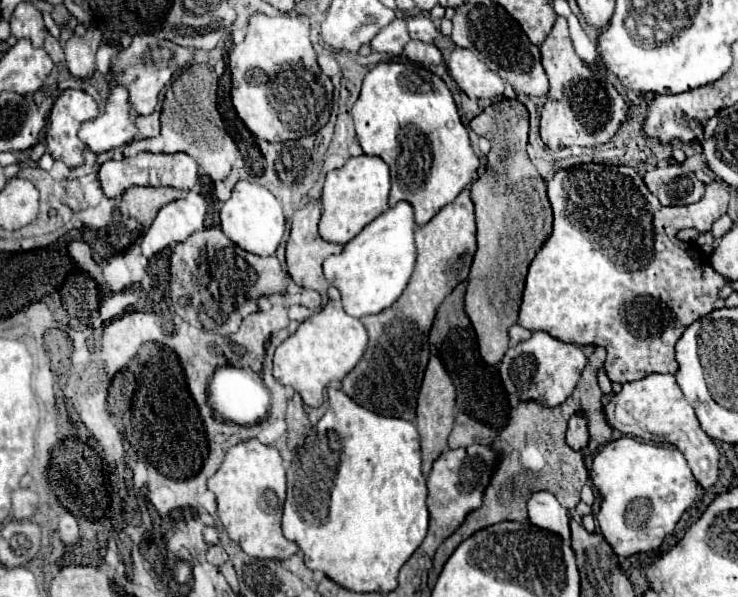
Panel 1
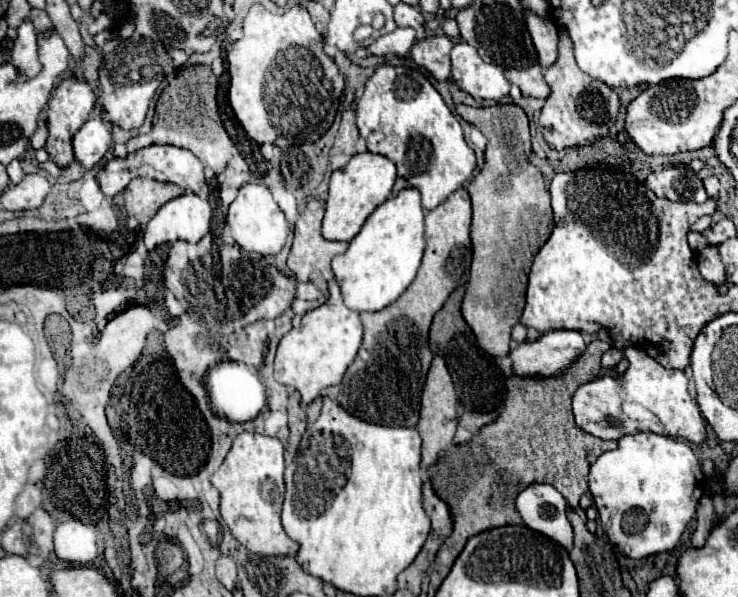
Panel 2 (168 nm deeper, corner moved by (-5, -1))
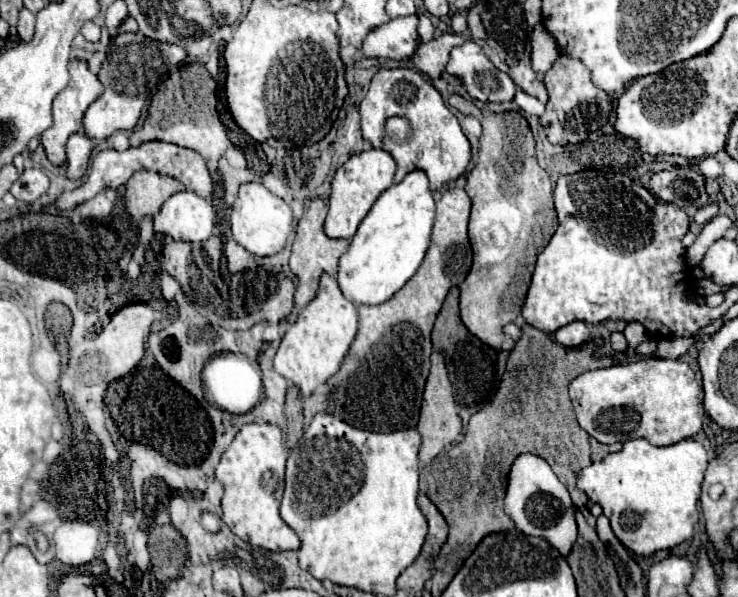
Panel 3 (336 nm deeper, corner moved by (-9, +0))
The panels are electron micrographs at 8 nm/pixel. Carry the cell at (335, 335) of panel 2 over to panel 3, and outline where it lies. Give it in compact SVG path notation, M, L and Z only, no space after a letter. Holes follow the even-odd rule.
M322 274L318 296L300 312L298 320L286 330L276 352L276 372L292 380L302 396L310 396L320 384L326 384L342 366L358 332L358 310L344 298L336 276Z

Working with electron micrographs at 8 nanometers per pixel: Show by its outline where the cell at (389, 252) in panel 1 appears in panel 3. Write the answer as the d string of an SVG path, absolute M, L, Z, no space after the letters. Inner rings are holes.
M422 170L410 172L400 184L392 184L374 202L350 248L340 256L338 284L342 294L354 304L382 304L390 300L420 268L430 244L434 224L434 198Z

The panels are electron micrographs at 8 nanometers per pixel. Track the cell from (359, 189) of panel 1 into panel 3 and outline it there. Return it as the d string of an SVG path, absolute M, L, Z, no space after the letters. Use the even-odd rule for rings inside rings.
M368 150L354 154L346 164L342 164L332 180L330 194L330 208L324 224L324 232L328 238L352 238L358 230L358 224L364 220L372 204L378 200L378 196L388 190L394 182L396 162L386 150Z

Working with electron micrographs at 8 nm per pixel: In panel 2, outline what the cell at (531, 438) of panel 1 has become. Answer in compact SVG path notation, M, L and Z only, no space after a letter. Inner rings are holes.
M594 339L586 351L570 363L566 369L562 369L558 375L552 377L518 377L512 373L506 381L506 401L502 407L502 413L498 415L496 421L484 425L478 435L472 437L466 445L460 447L450 447L440 455L440 459L430 467L430 483L436 495L450 507L450 515L454 521L454 529L450 537L442 543L434 567L440 573L440 579L444 579L456 557L462 553L466 541L486 529L494 527L504 527L504 525L522 525L522 519L514 507L516 495L532 485L532 483L550 483L554 485L564 497L569 507L577 508L578 501L582 493L588 491L588 459L584 459L584 443L580 443L580 431L572 419L572 391L580 387L580 383L588 383L598 377L600 371L600 357L602 353L608 351L608 341Z

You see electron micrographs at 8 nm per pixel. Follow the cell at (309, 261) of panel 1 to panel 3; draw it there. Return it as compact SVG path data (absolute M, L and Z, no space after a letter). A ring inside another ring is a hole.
M314 198L296 228L296 238L294 238L292 256L290 256L290 268L298 276L298 286L296 286L296 294L294 294L294 302L298 308L304 308L312 298L316 298L318 288L320 288L320 274L324 274L324 272L336 274L338 258L350 246L350 240L332 240L324 234L326 214L328 214L328 206L320 198Z

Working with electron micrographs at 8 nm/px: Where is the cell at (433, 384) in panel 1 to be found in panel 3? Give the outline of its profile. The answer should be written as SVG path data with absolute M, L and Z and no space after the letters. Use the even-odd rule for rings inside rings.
M440 352L432 354L432 370L424 388L424 402L420 408L420 420L418 420L418 432L422 434L422 446L420 446L420 462L430 464L446 446L450 446L456 436L462 430L462 420L456 412L456 402L454 402L454 390L448 378L448 370L444 364L444 358Z

